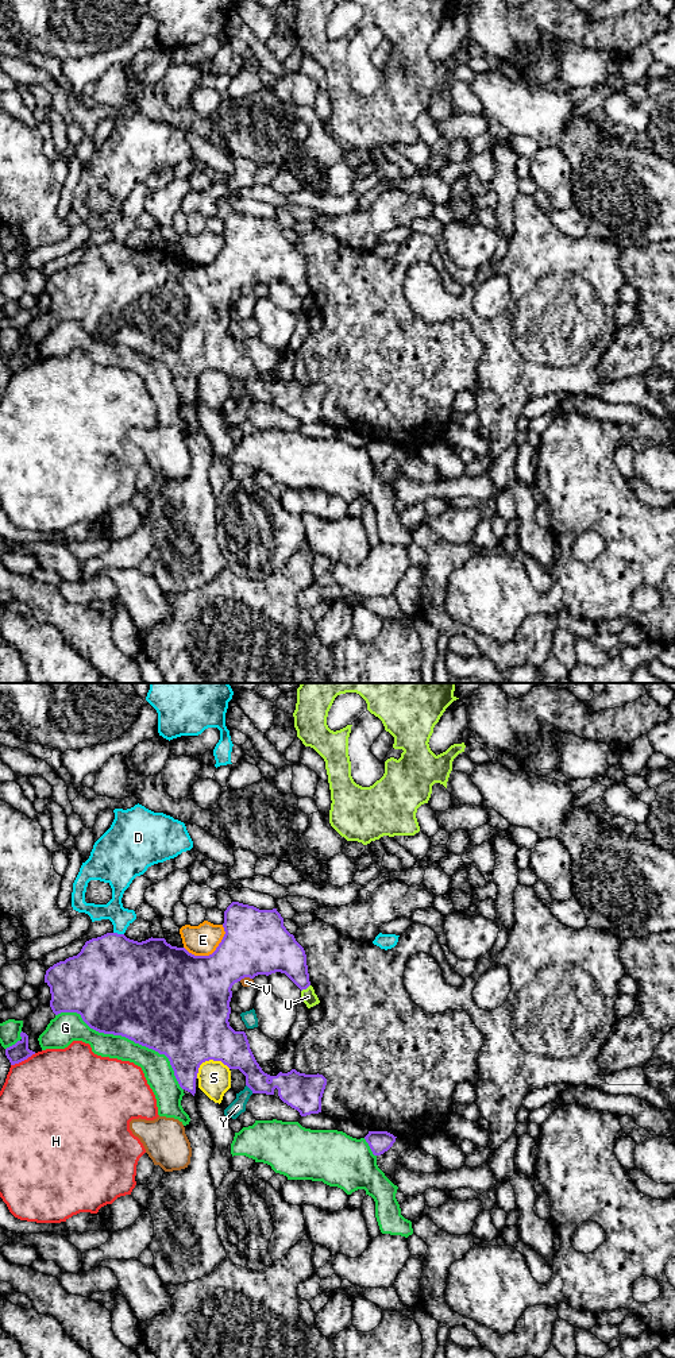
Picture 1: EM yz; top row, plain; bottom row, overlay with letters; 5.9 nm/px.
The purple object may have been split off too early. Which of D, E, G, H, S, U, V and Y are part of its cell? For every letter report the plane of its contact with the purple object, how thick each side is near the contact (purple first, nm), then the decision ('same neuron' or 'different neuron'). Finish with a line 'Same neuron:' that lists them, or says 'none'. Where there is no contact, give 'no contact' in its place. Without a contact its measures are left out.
D: meets purple in yz; 480 nm thick on the purple side, 120 nm on the other; different neuron
E: meets purple in yz; 440 nm thick on the purple side, 190 nm on the other; different neuron
G: meets purple in yz; 500 nm thick on the purple side, 160 nm on the other; different neuron
H: meets purple in yz; 120 nm thick on the purple side, 500 nm on the other; different neuron
S: meets purple in yz; 460 nm thick on the purple side, 190 nm on the other; different neuron
U: meets purple in yz; 220 nm thick on the purple side, 90 nm on the other; different neuron
V: meets purple in yz; 380 nm thick on the purple side, 60 nm on the other; different neuron
Y: meets purple in yz; 200 nm thick on the purple side, 90 nm on the other; different neuron
Same neuron: none

